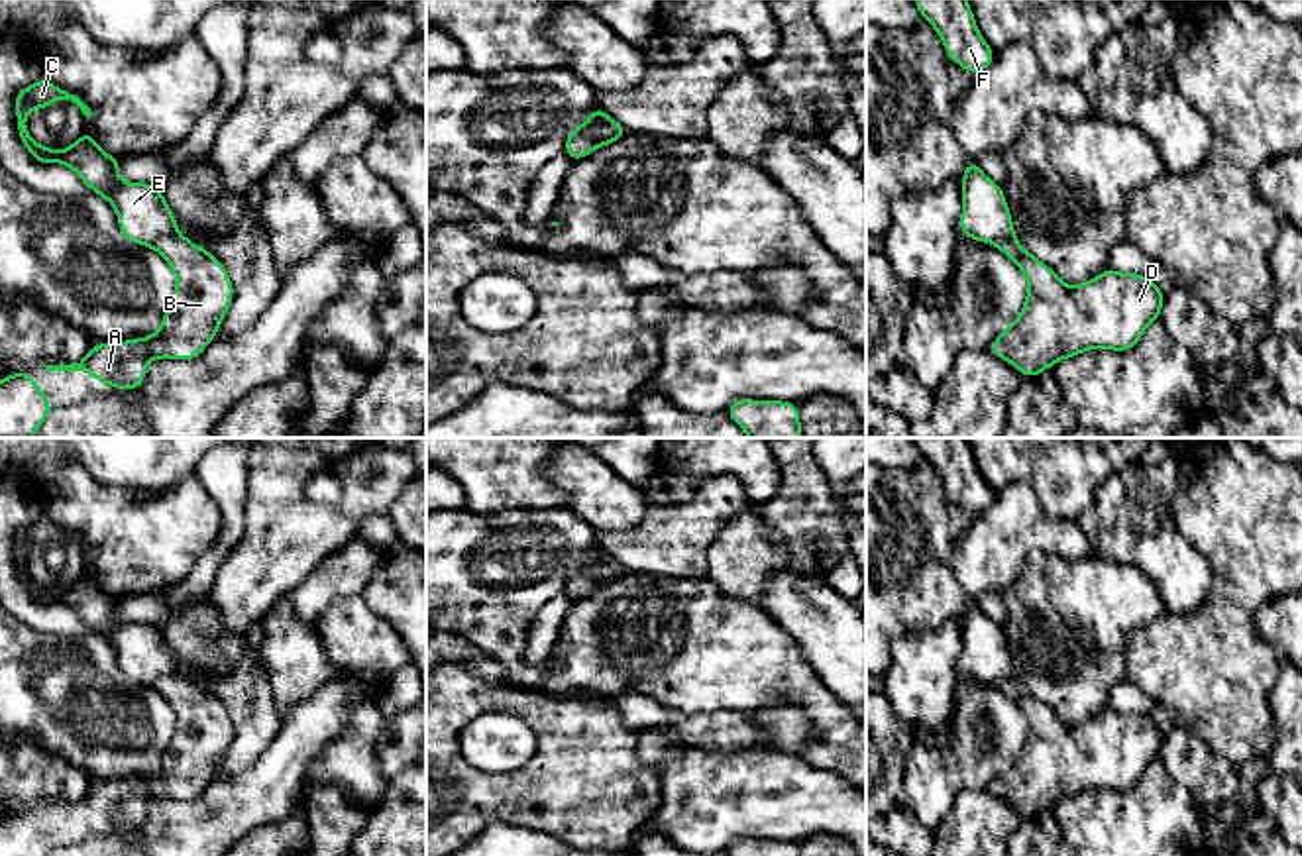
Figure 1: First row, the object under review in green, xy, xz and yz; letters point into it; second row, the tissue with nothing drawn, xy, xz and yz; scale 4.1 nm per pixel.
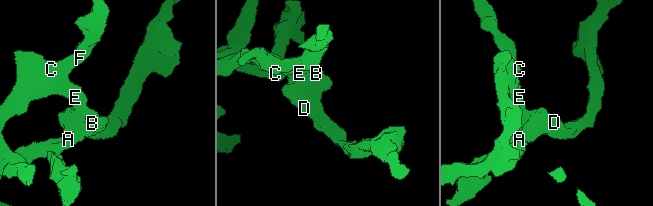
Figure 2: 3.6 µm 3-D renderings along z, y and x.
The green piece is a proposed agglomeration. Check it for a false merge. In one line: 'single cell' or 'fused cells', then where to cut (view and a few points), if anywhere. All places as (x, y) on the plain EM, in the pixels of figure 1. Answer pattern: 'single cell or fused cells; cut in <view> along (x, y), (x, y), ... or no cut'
fused cells; cut in xz along (607, 556), (597, 570), (594, 586)

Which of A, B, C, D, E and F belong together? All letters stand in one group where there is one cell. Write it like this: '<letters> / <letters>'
A B D / C E F

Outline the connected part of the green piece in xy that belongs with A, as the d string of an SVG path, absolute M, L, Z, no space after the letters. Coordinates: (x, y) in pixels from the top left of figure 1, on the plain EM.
M179 671L157 679L151 687L177 717L175 734L159 770L126 783L92 783L79 803L45 805L47 811L84 811L106 827L137 830L145 821L149 799L189 801L206 789L234 740L234 724L226 707Z

